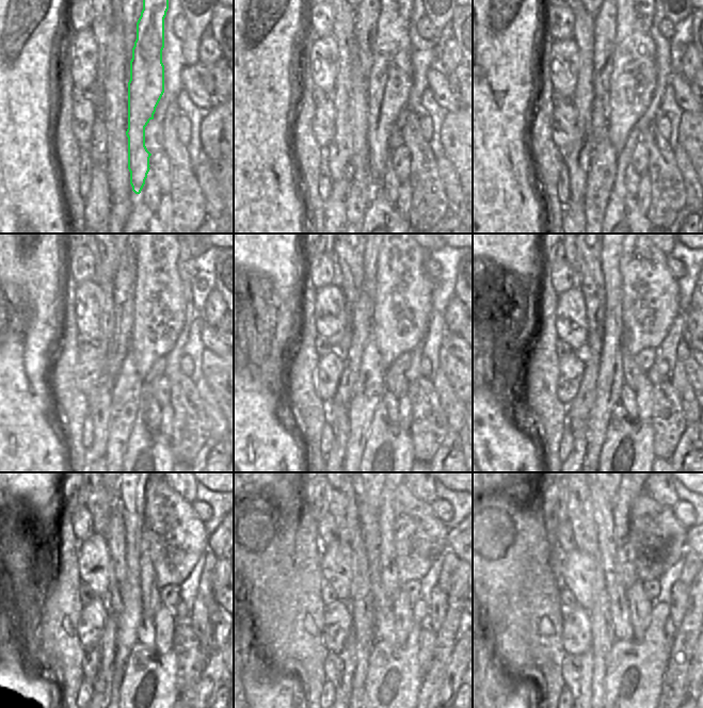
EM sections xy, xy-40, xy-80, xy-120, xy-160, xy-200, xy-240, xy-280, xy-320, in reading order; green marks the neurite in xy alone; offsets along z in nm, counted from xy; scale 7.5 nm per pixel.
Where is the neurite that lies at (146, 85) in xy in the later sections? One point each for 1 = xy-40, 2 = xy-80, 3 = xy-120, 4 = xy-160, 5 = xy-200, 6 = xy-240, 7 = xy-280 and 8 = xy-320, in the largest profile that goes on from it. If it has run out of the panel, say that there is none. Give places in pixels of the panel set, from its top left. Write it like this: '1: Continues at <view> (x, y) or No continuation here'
1: Continues at xy-40 (390, 79)
2: Continues at xy-80 (634, 77)
3: Continues at xy-120 (159, 315)
4: Continues at xy-160 (403, 305)
5: Continues at xy-200 (649, 291)
6: Continues at xy-240 (177, 537)
7: Continues at xy-280 (420, 536)
8: Continues at xy-320 (654, 525)

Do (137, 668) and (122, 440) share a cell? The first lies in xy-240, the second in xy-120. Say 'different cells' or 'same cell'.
different cells

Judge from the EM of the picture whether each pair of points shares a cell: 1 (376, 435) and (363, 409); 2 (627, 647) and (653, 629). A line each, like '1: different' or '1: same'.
1: different
2: same

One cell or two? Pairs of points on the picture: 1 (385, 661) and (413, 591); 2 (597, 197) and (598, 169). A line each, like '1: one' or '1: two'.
1: one
2: one

